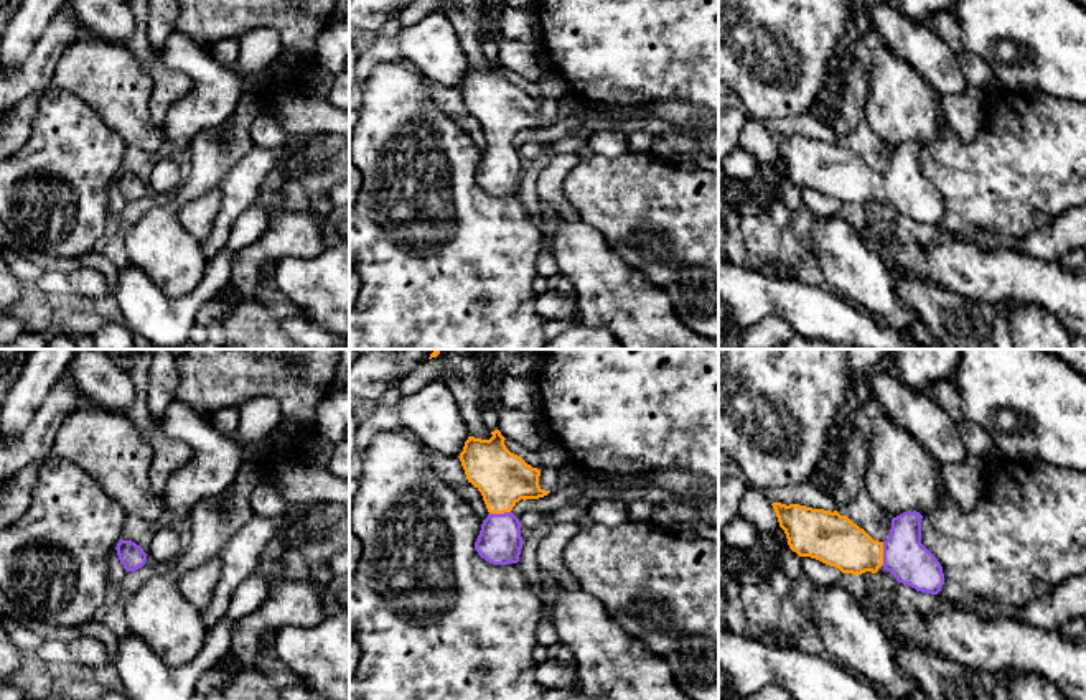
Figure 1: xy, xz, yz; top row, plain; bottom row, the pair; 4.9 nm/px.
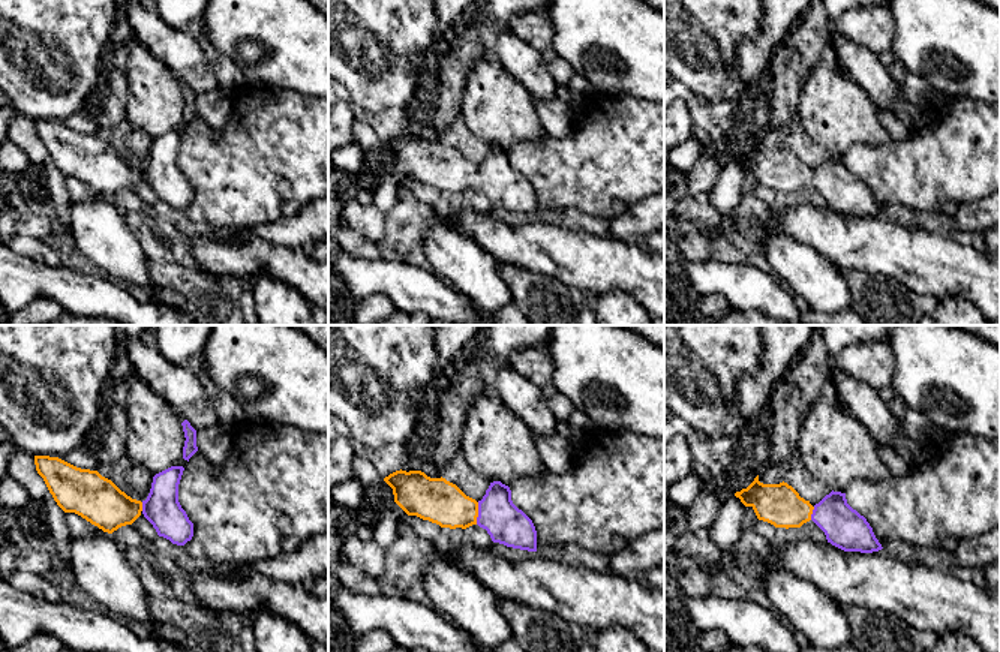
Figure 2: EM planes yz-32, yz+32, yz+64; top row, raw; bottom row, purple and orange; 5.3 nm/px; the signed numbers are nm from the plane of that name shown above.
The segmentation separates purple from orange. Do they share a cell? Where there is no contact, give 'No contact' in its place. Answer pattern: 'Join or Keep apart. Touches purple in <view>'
Join. Touches purple in yz

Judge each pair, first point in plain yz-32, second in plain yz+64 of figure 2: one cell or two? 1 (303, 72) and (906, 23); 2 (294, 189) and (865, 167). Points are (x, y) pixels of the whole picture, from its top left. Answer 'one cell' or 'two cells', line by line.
1: one cell
2: one cell

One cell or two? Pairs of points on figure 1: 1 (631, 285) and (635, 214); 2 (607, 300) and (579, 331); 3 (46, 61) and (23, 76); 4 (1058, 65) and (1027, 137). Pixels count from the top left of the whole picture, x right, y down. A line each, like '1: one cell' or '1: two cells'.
1: two cells
2: two cells
3: one cell
4: two cells

